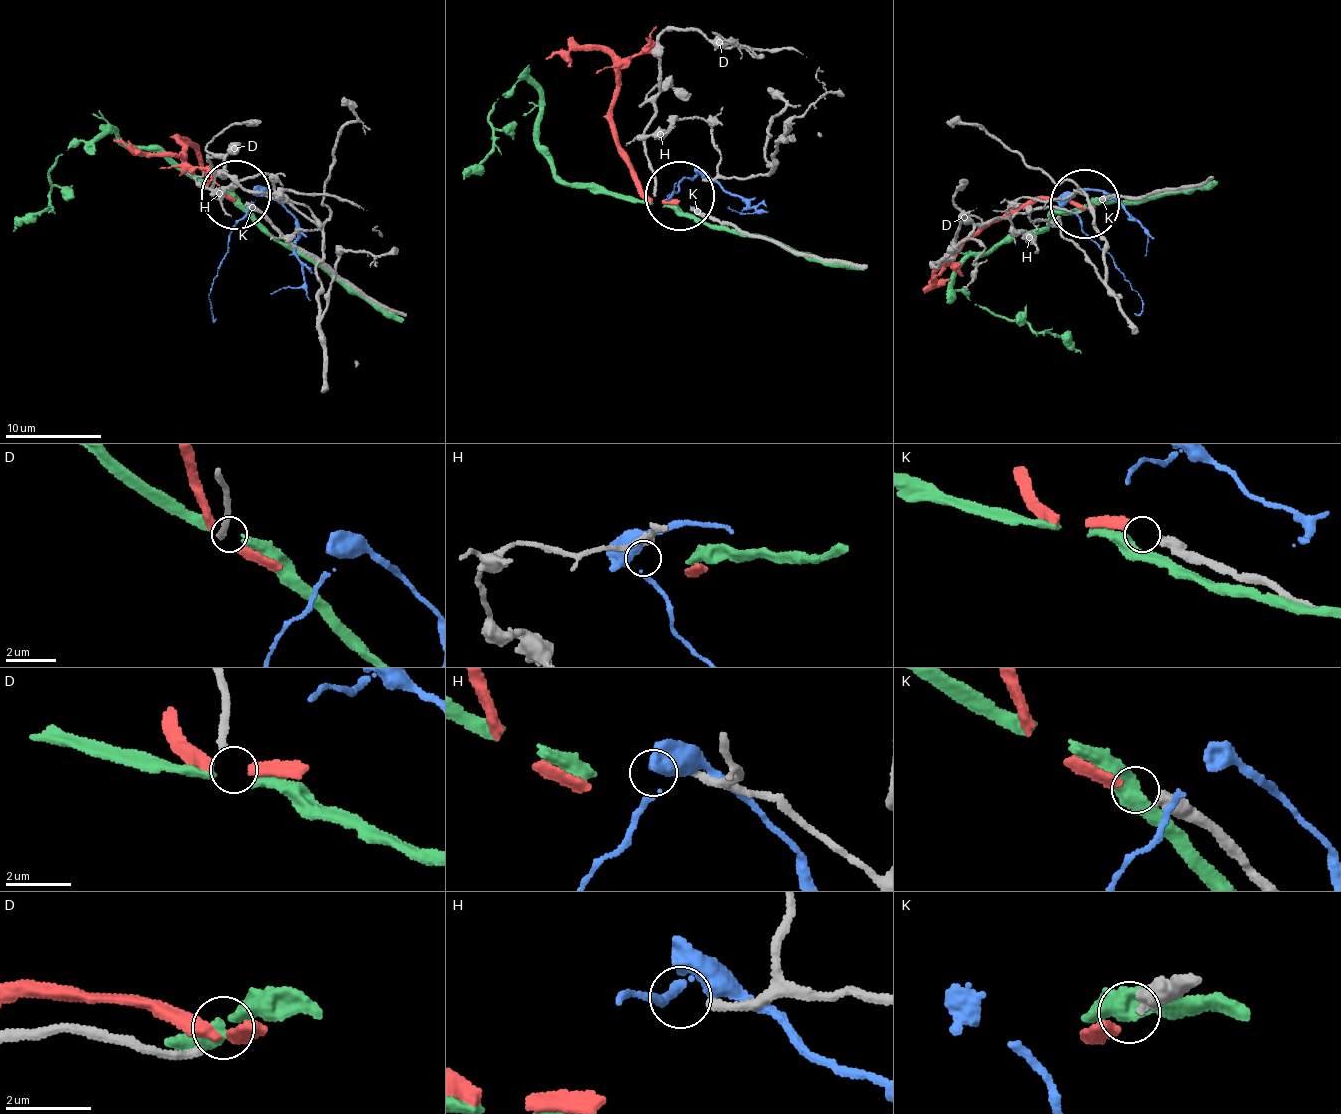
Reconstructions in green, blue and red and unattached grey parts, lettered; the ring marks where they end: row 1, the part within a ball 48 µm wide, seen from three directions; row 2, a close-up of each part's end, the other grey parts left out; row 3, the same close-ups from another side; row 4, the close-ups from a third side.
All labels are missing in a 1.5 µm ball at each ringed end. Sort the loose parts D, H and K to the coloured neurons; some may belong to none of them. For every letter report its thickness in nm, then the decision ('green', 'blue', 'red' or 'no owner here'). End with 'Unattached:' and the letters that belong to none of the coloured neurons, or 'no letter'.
D: 200 nm | green
H: 200 nm | no owner here
K: 400 nm | red
Unattached: H

